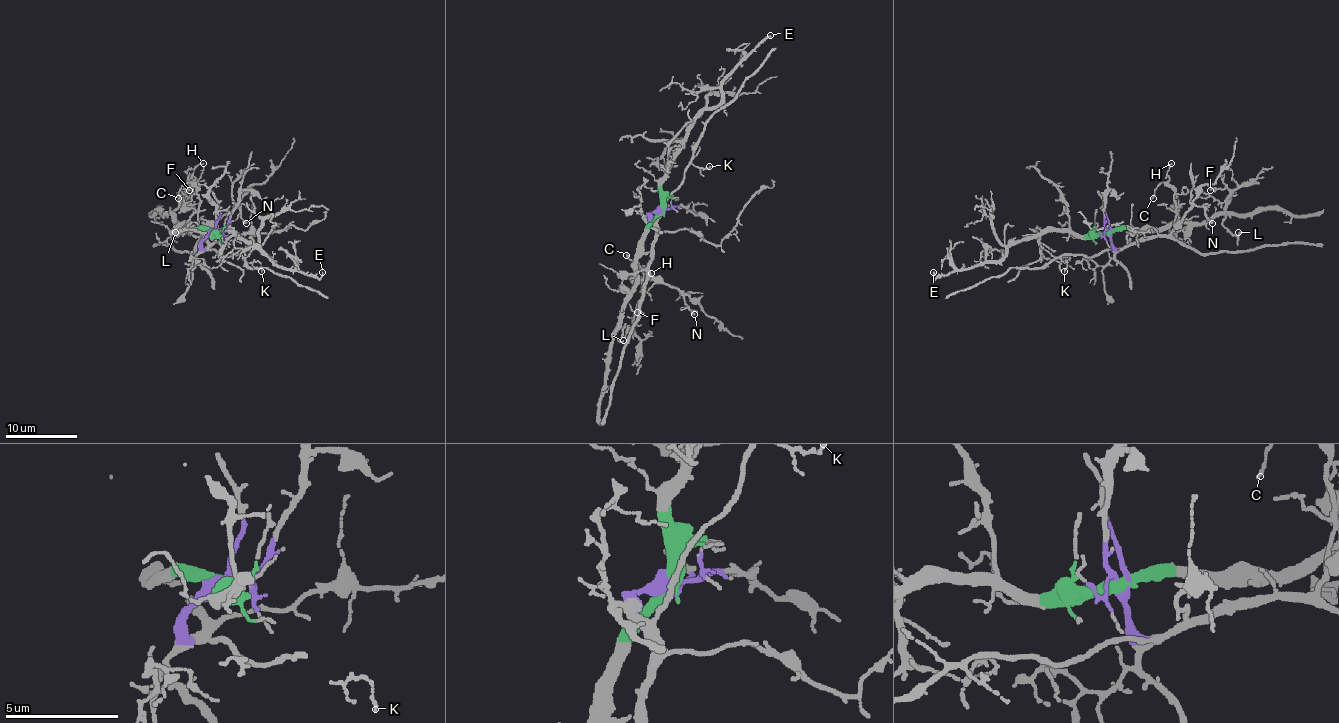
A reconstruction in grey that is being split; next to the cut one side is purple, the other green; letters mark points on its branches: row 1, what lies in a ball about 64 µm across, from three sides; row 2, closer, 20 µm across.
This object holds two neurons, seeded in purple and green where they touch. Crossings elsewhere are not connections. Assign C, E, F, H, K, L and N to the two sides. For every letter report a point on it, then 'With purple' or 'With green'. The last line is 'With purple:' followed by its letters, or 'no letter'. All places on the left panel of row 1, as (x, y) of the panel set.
C: Place: (178, 198). With purple
E: Place: (322, 272). With green
F: Place: (189, 190). With green
H: Place: (203, 163). With purple
K: Place: (261, 271). With purple
L: Place: (175, 232). With green
N: Place: (246, 223). With purple
With purple: C, H, K, N

